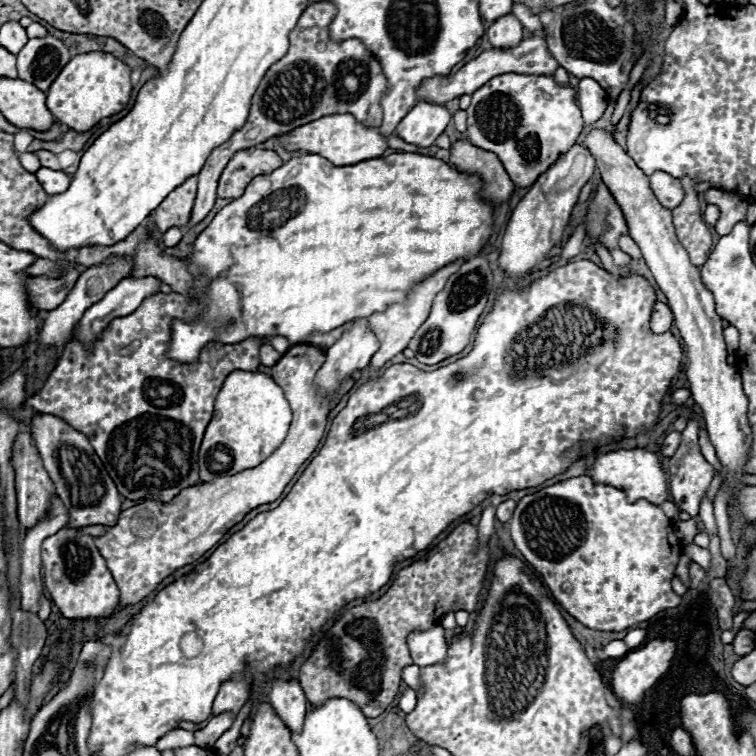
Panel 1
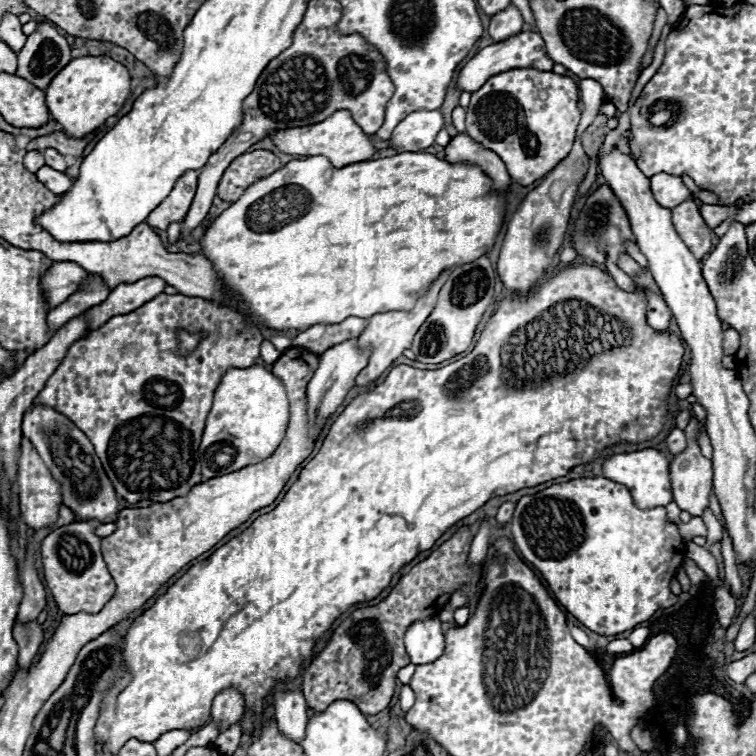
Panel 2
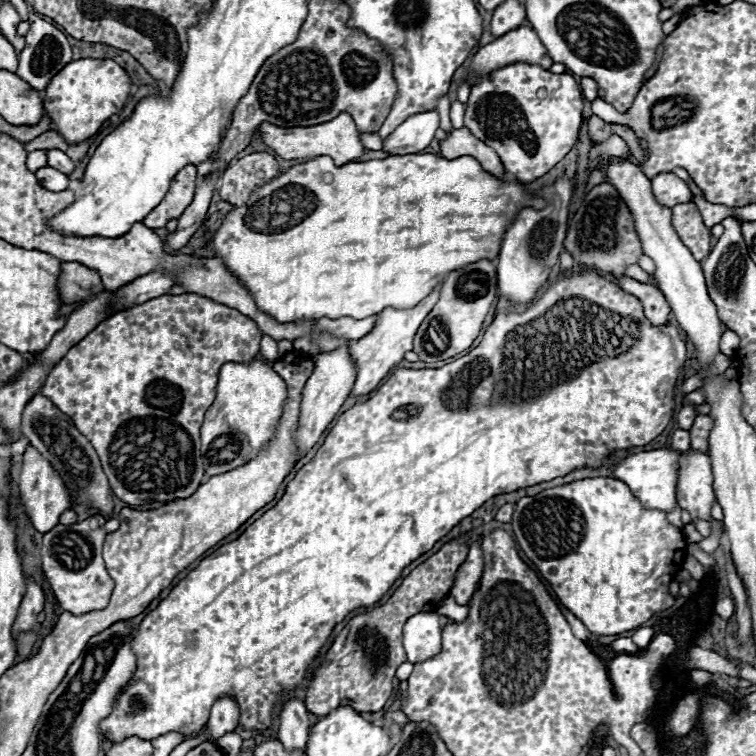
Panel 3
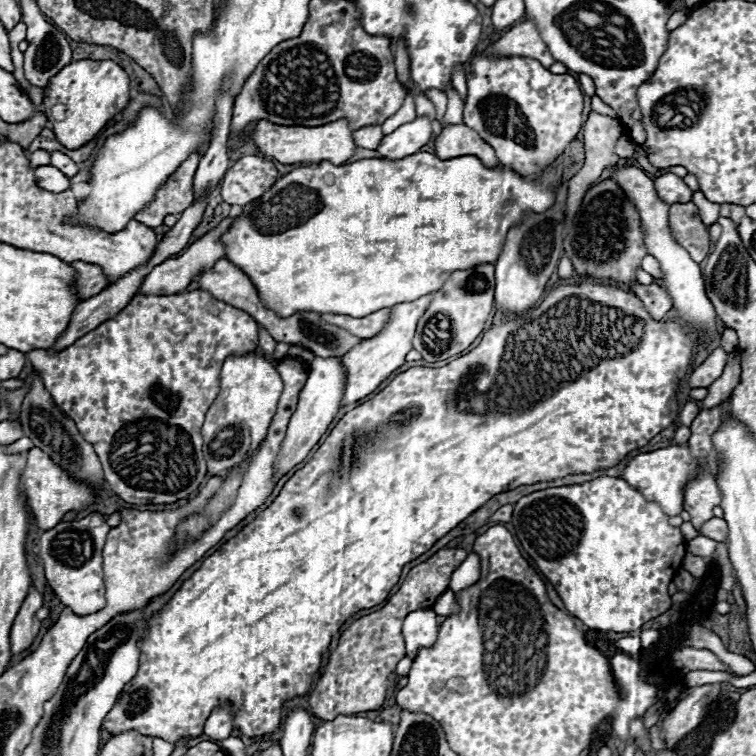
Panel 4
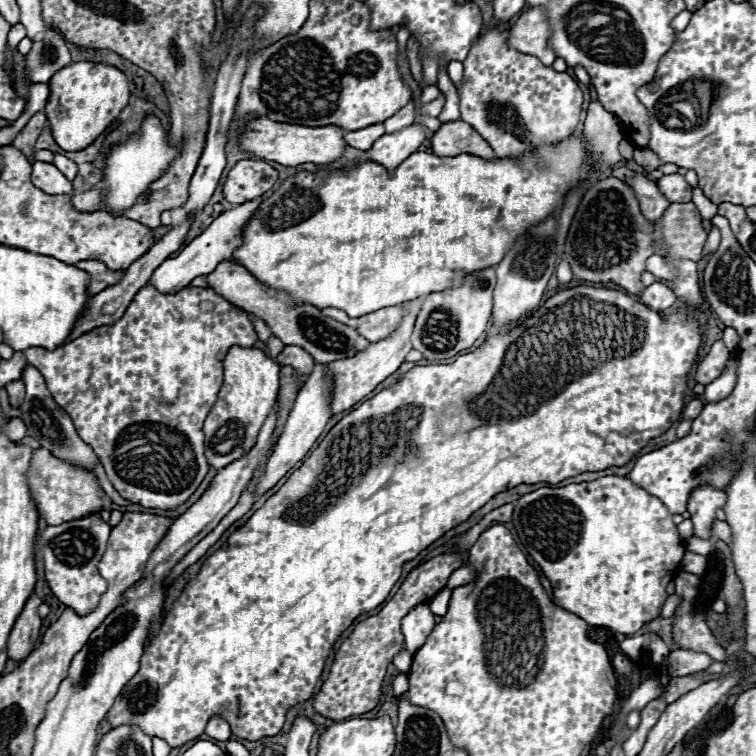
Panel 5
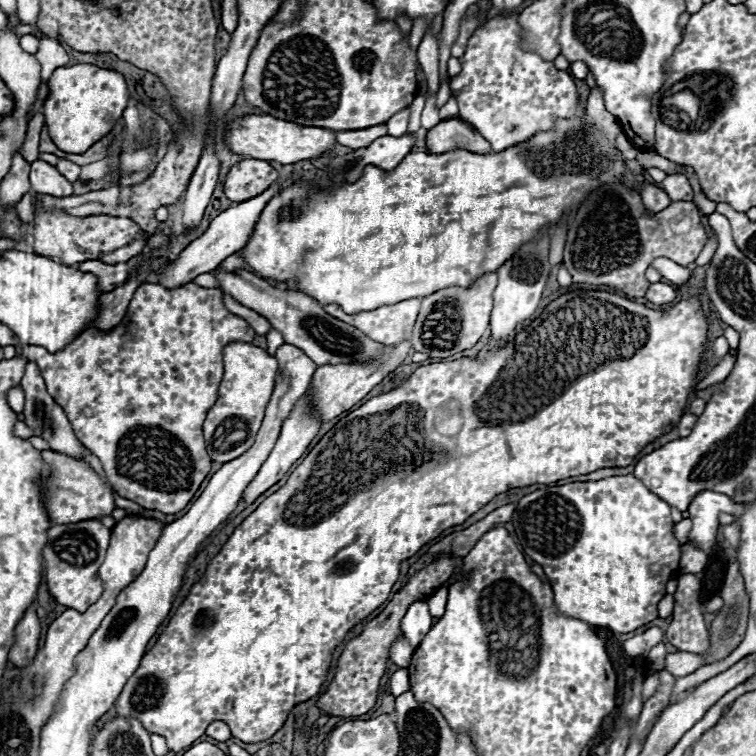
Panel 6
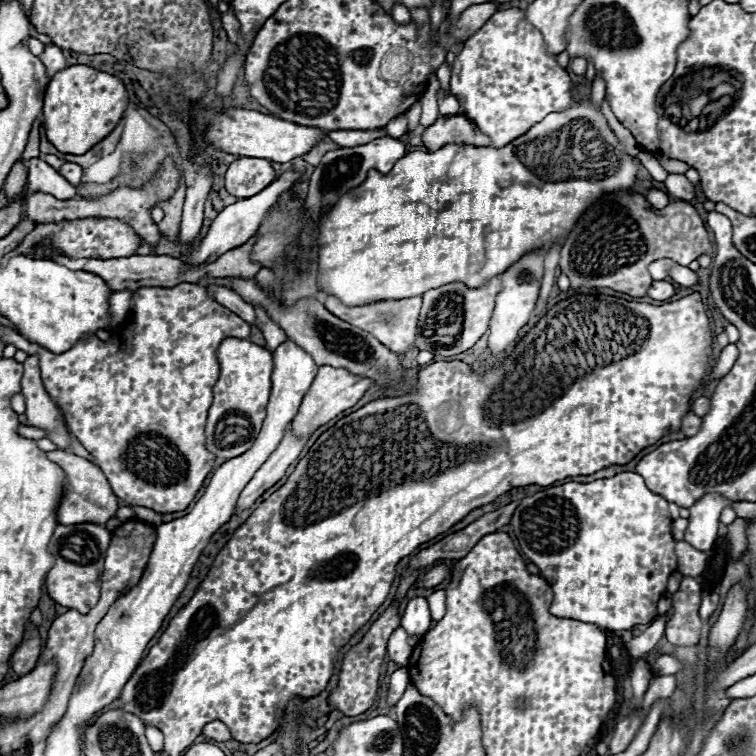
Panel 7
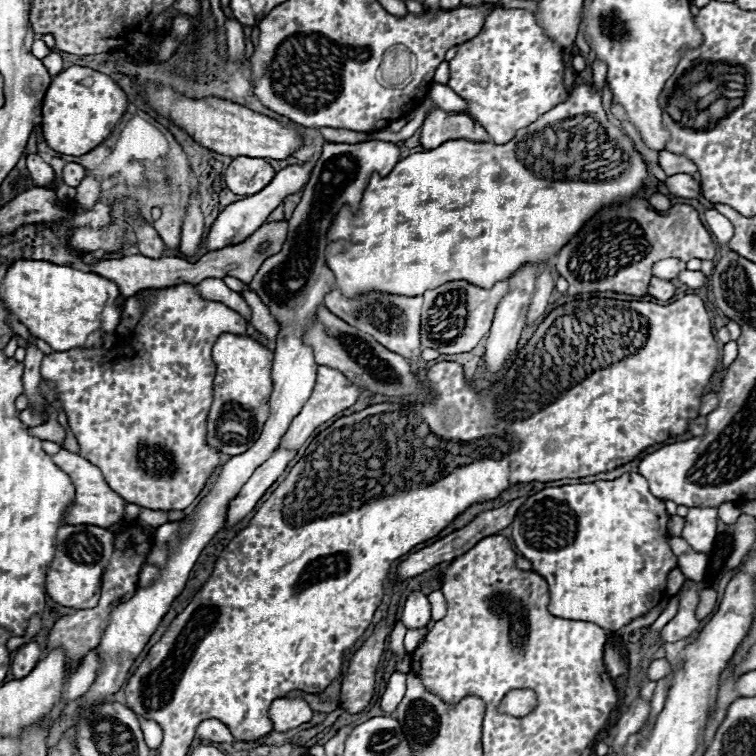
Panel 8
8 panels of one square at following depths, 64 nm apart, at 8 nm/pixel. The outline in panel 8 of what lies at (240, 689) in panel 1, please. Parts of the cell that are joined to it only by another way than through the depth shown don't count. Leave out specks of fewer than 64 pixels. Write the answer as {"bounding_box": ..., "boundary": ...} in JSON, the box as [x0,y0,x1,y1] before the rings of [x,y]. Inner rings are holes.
{"bounding_box":[196,718,236,744],"boundary":[[[208,718],[202,720],[196,728],[196,738],[198,740],[212,740],[212,742],[220,742],[220,744],[232,744],[236,742],[236,738],[232,736],[232,732],[216,718]]]}

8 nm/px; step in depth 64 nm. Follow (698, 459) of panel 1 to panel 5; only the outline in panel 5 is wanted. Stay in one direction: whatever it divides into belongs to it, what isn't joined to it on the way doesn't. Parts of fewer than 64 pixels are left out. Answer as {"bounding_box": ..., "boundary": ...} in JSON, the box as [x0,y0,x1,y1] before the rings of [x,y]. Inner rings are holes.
{"bounding_box":[688,486,726,540],"boundary":[[[710,486],[696,488],[688,500],[690,520],[694,522],[694,536],[702,540],[710,540],[712,522],[716,520],[716,510],[726,506],[726,492]]]}

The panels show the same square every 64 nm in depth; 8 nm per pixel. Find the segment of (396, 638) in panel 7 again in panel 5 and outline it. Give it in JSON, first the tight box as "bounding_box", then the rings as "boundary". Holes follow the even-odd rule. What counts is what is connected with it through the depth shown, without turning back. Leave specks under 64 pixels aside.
{"bounding_box":[394,648,412,672],"boundary":[[[402,648],[402,650],[394,656],[394,666],[396,666],[400,672],[408,672],[410,660],[412,660],[412,654],[410,654],[406,648]]]}

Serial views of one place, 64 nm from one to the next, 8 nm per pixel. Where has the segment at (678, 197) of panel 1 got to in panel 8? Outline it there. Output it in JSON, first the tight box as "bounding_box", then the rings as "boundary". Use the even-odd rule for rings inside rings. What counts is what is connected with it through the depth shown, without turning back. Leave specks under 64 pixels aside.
{"bounding_box":[666,174,700,198],"boundary":[[[674,174],[666,178],[666,186],[674,196],[682,198],[698,198],[700,196],[700,184],[690,174]]]}

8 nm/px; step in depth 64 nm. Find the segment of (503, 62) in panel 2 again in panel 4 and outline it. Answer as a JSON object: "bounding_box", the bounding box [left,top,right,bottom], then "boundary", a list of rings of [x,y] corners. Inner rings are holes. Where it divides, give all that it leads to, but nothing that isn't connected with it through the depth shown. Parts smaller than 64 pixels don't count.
{"bounding_box":[486,16,556,68],"boundary":[[[528,16],[522,22],[514,24],[502,38],[498,38],[490,48],[486,48],[486,52],[488,54],[498,54],[498,56],[526,56],[526,58],[534,58],[534,60],[540,60],[540,64],[544,68],[550,68],[552,62],[556,62],[556,60],[552,60],[552,54],[550,54],[548,46],[542,42],[542,36],[540,36],[540,30],[538,30],[536,22],[532,18],[528,18]]]}

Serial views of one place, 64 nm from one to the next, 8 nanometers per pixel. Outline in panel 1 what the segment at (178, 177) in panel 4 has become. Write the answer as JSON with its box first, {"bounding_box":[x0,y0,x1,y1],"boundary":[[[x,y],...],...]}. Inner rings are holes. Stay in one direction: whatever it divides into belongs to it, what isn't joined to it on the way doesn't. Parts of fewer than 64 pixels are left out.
{"bounding_box":[150,176,196,232],"boundary":[[[190,176],[174,192],[170,192],[166,200],[150,214],[156,228],[160,232],[166,232],[172,226],[186,226],[194,206],[194,196],[196,196],[196,176]]]}

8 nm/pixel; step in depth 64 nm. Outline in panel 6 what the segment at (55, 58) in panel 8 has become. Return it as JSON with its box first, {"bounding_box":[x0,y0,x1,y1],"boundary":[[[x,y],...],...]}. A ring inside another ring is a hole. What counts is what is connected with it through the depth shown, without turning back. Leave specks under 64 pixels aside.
{"bounding_box":[34,34,68,80],"boundary":[[[44,34],[40,38],[40,50],[34,56],[42,64],[42,80],[48,80],[56,68],[68,66],[68,54],[62,48],[62,44]]]}

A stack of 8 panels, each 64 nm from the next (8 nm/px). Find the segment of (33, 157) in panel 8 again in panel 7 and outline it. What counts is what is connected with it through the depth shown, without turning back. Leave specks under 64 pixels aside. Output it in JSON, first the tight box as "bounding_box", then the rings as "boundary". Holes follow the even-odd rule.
{"bounding_box":[28,158,76,200],"boundary":[[[30,158],[28,192],[50,192],[60,200],[70,200],[76,196],[76,188],[40,158]]]}

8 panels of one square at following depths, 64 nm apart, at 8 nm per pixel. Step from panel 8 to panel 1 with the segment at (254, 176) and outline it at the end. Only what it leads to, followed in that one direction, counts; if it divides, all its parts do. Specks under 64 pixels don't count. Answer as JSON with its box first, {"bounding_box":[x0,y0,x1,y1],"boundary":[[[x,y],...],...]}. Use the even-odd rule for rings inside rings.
{"bounding_box":[218,148,284,198],"boundary":[[[248,148],[236,152],[230,164],[224,168],[220,182],[218,182],[218,198],[238,198],[242,196],[244,188],[250,184],[254,176],[270,174],[272,170],[280,168],[284,162],[272,150],[256,150]]]}

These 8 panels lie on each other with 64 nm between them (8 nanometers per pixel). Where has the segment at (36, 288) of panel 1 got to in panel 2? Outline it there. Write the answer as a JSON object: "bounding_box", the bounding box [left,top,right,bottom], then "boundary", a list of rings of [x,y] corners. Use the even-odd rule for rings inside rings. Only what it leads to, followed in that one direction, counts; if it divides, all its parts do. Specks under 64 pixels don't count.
{"bounding_box":[42,262,90,308],"boundary":[[[54,262],[50,272],[42,278],[42,288],[46,292],[48,304],[54,308],[66,302],[88,276],[90,274],[74,262]]]}

